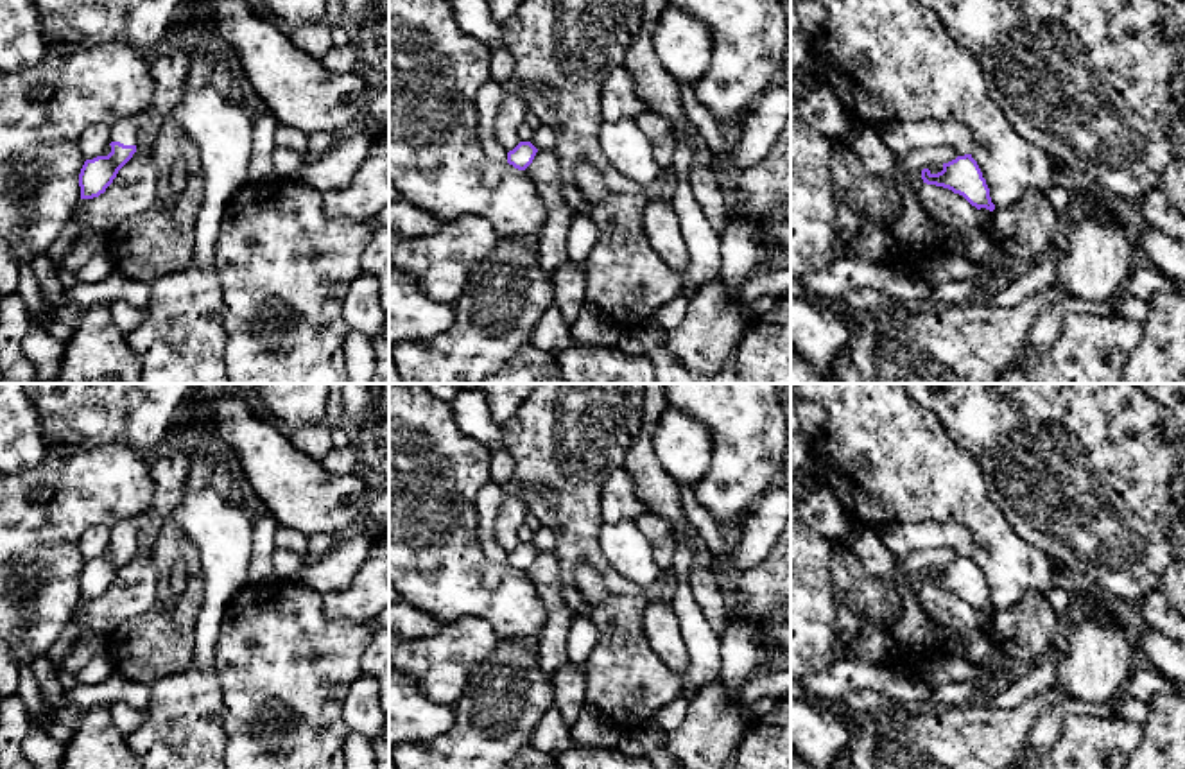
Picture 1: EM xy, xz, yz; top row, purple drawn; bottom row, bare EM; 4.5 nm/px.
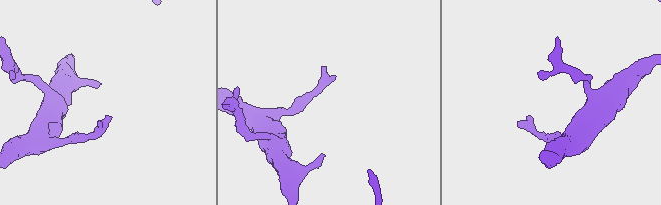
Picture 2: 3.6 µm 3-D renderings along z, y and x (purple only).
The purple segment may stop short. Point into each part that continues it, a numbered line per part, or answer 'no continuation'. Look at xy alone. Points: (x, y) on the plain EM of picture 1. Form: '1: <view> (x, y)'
1: xy (124, 533)

